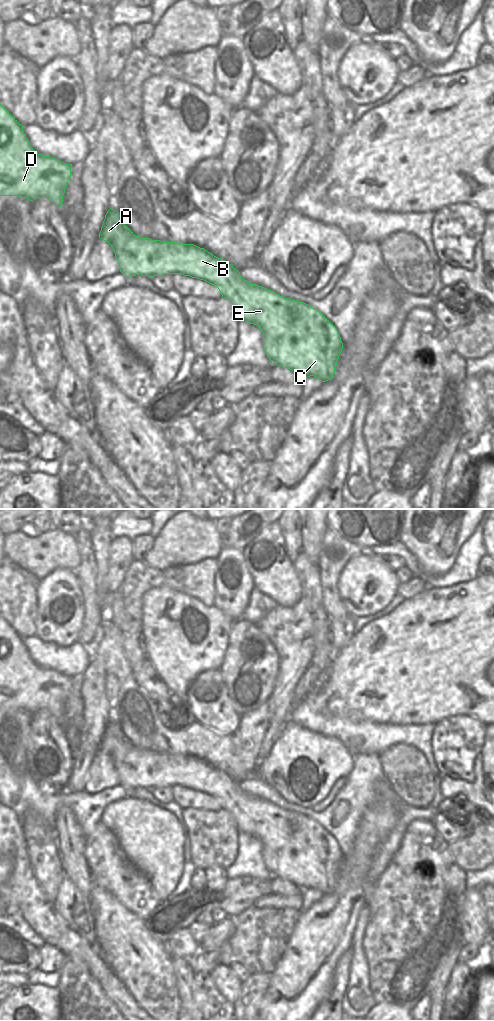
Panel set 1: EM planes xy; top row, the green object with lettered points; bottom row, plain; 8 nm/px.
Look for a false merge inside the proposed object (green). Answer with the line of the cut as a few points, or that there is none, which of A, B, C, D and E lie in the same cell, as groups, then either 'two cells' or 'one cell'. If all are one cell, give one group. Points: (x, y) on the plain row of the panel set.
no cut; A B C D E; one cell

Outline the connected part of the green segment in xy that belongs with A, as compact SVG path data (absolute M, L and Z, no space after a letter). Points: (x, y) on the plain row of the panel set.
M112 720L105 727L99 750L111 757L120 784L128 790L138 786L150 790L164 786L182 786L216 798L222 809L235 819L239 832L261 841L263 861L271 876L292 882L301 889L301 893L314 888L326 894L333 889L343 861L341 849L335 838L308 816L284 810L272 802L250 796L231 776L194 756L162 754L136 748Z

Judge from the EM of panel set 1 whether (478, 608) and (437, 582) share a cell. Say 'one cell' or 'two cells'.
two cells

